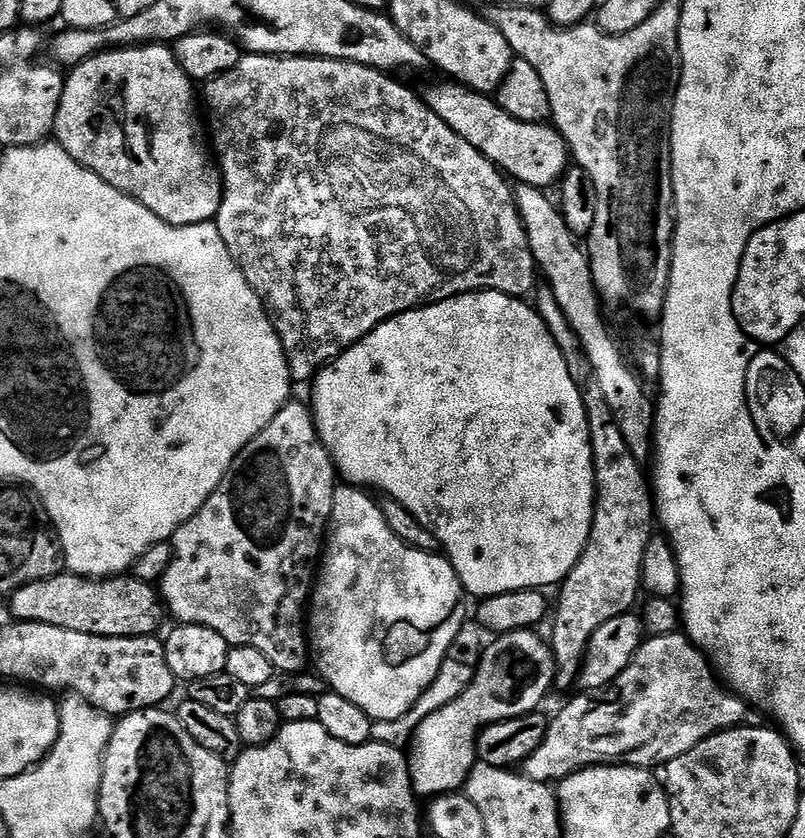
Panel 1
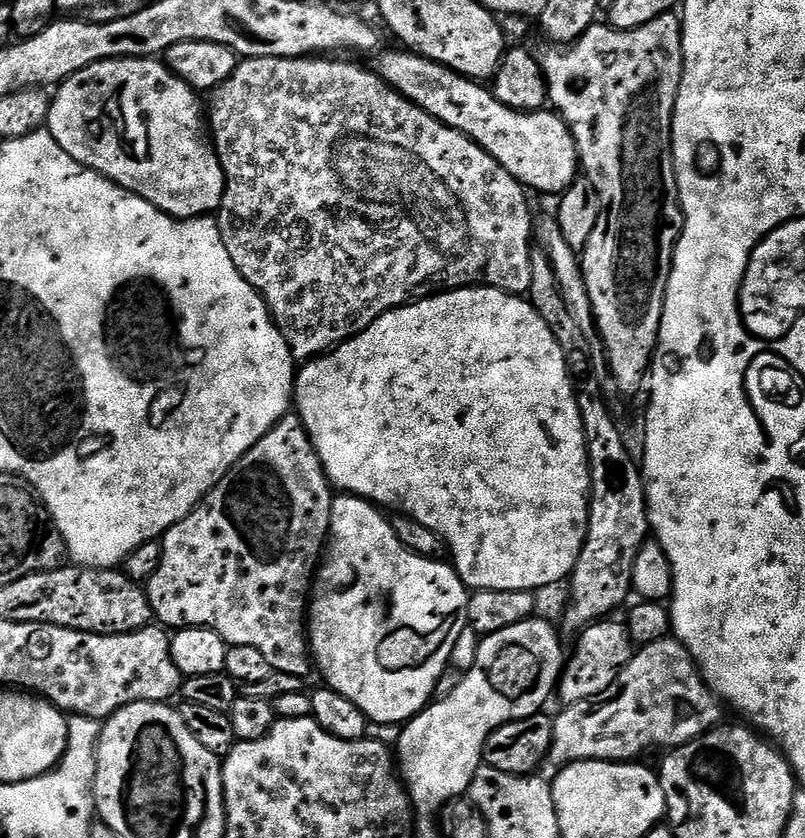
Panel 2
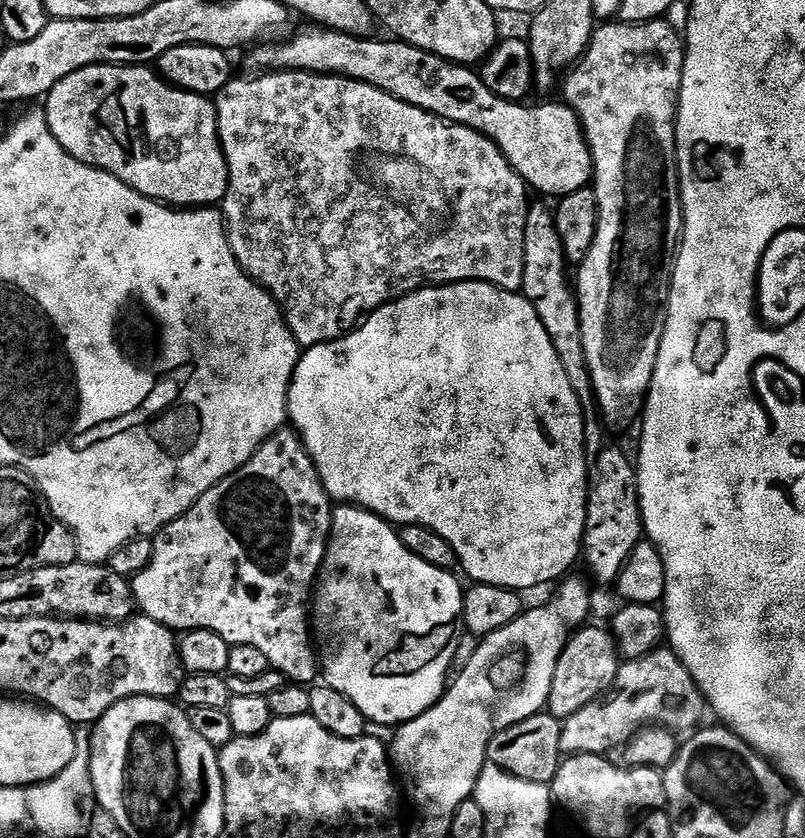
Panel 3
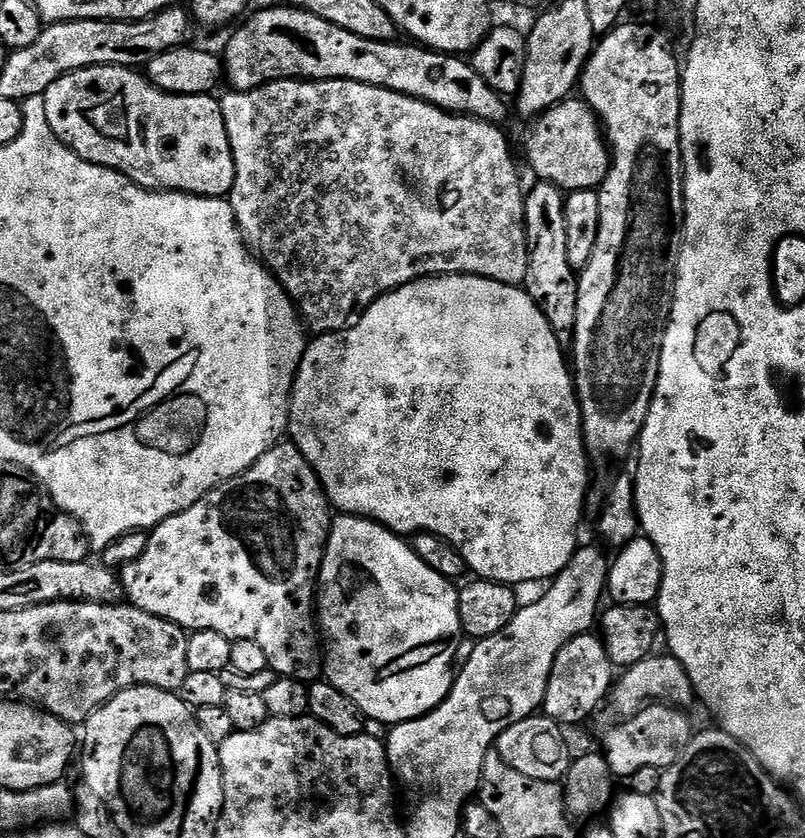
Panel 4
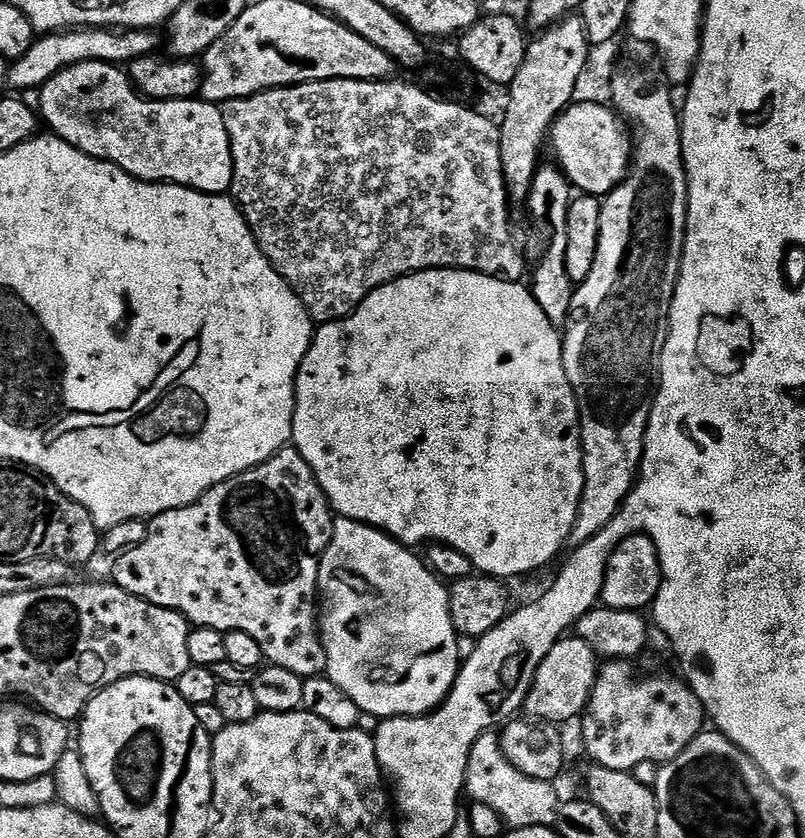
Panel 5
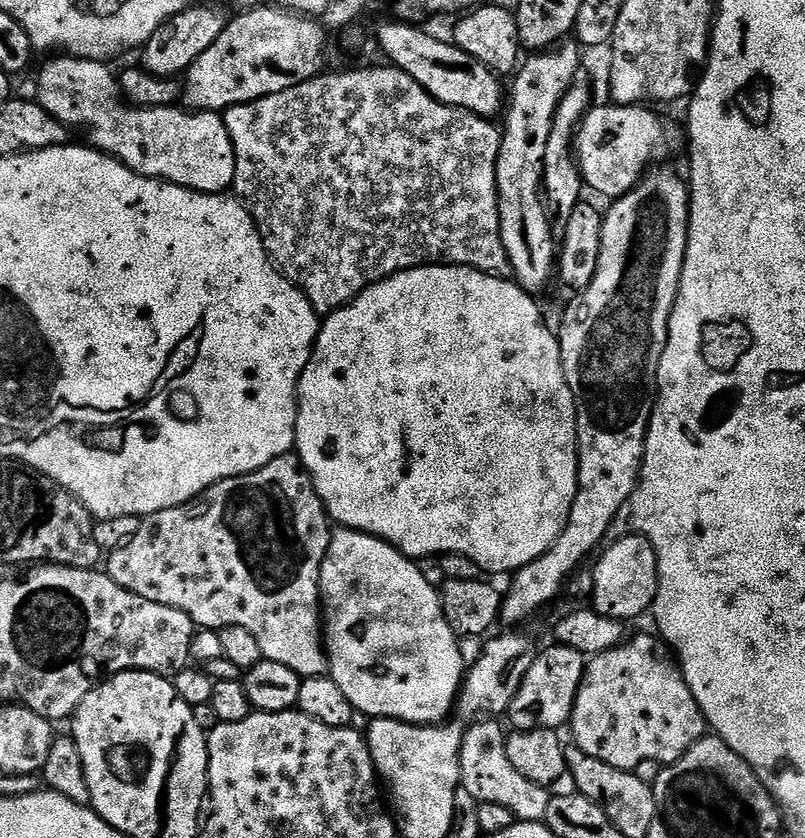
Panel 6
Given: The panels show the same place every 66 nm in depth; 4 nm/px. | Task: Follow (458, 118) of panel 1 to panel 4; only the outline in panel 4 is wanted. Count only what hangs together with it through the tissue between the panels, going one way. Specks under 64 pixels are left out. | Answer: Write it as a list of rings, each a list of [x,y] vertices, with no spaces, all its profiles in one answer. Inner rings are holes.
[[[284,6],[254,12],[239,25],[241,28],[229,38],[228,45],[222,51],[222,76],[226,84],[228,80],[227,87],[231,91],[249,92],[275,80],[349,80],[394,90],[403,96],[413,96],[416,100],[424,100],[436,108],[443,108],[445,112],[474,116],[477,120],[492,122],[497,119],[495,116],[504,112],[505,101],[500,93],[490,90],[490,86],[486,86],[486,82],[478,78],[471,63],[459,55],[434,52],[412,42],[396,44],[397,42],[371,41],[370,38],[358,37],[325,18],[316,17],[306,9]],[[569,98],[556,104],[548,112],[531,121],[532,129],[524,140],[524,152],[528,155],[528,164],[532,172],[541,181],[556,185],[565,193],[590,192],[599,189],[610,167],[610,149],[602,131],[602,125],[595,112],[580,98]]]

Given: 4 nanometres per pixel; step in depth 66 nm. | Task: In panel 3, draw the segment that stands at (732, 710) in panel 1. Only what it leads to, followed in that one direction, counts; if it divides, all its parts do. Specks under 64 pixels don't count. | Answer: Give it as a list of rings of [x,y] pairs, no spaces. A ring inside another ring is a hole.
[[[661,646],[646,654],[646,658],[624,660],[611,688],[594,702],[582,706],[578,714],[563,721],[562,750],[565,754],[608,754],[611,748],[623,749],[629,740],[636,739],[649,726],[684,734],[701,723],[699,720],[704,712],[706,701],[694,678],[690,678],[690,670],[686,670],[671,647]]]

